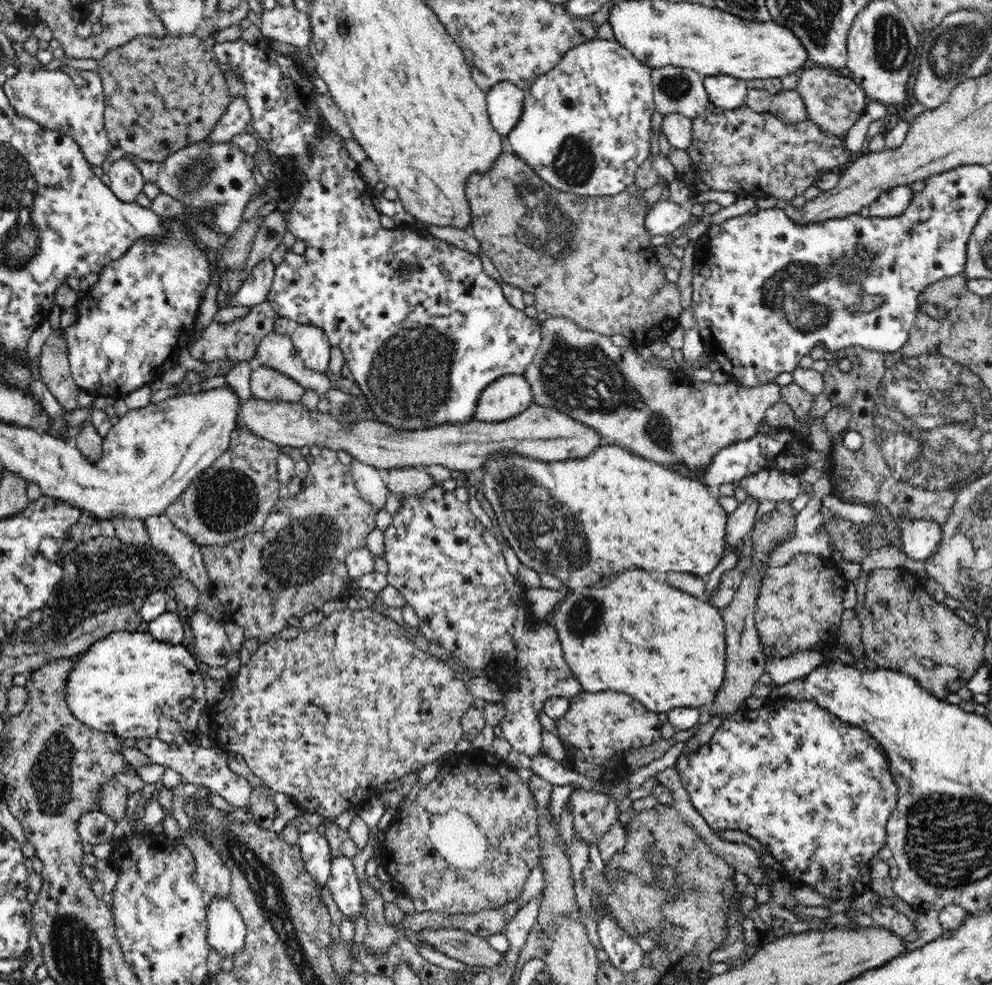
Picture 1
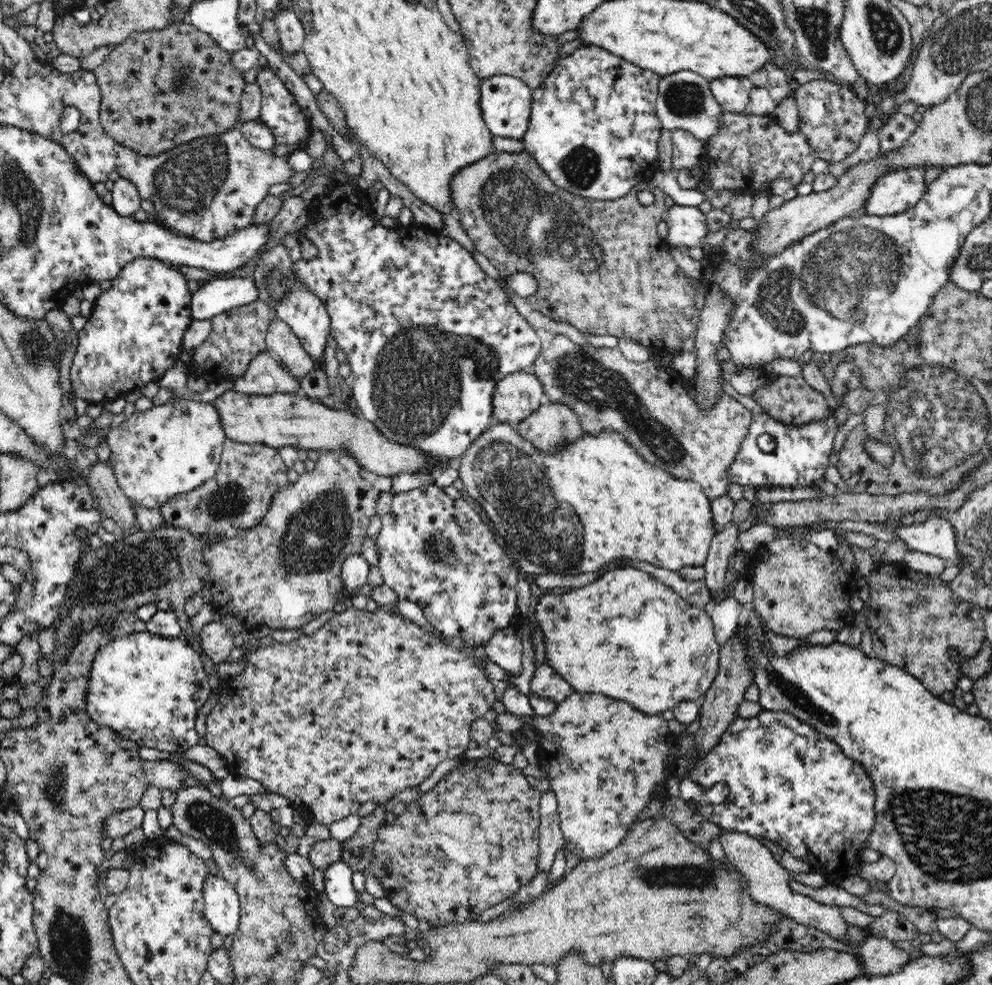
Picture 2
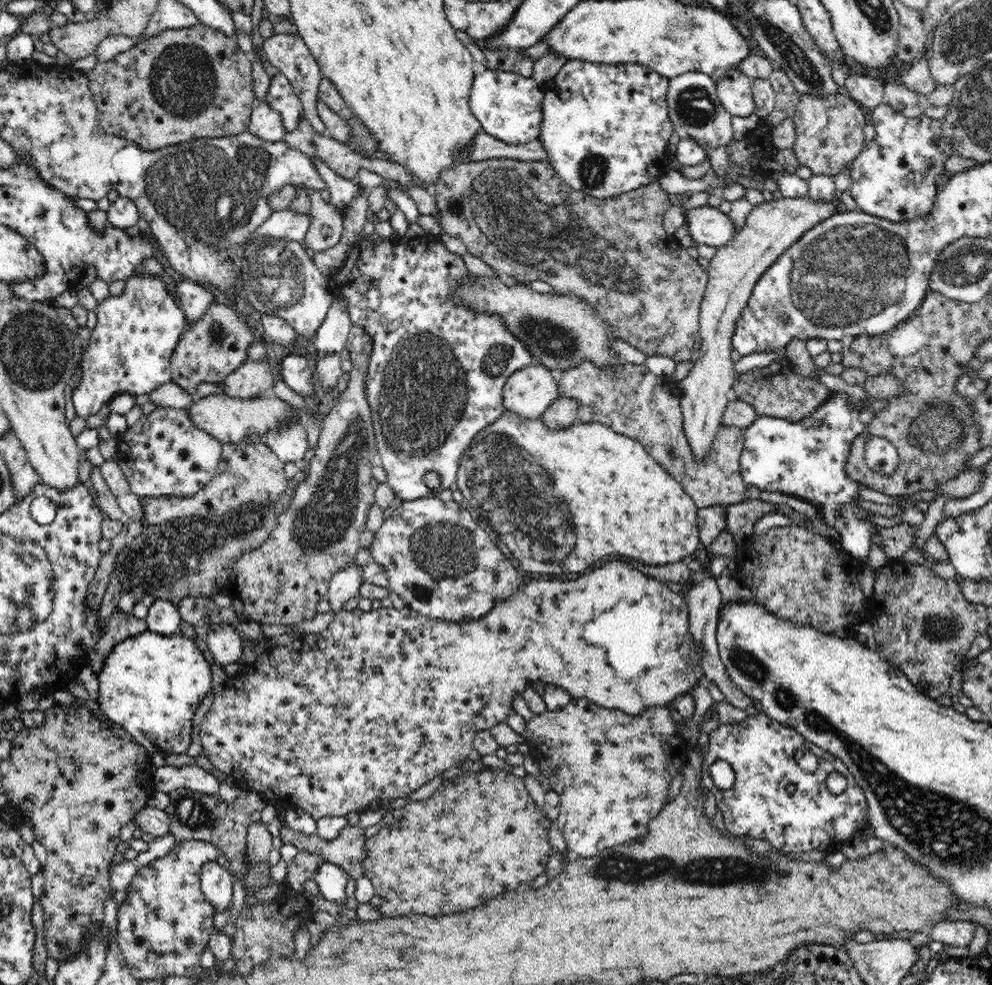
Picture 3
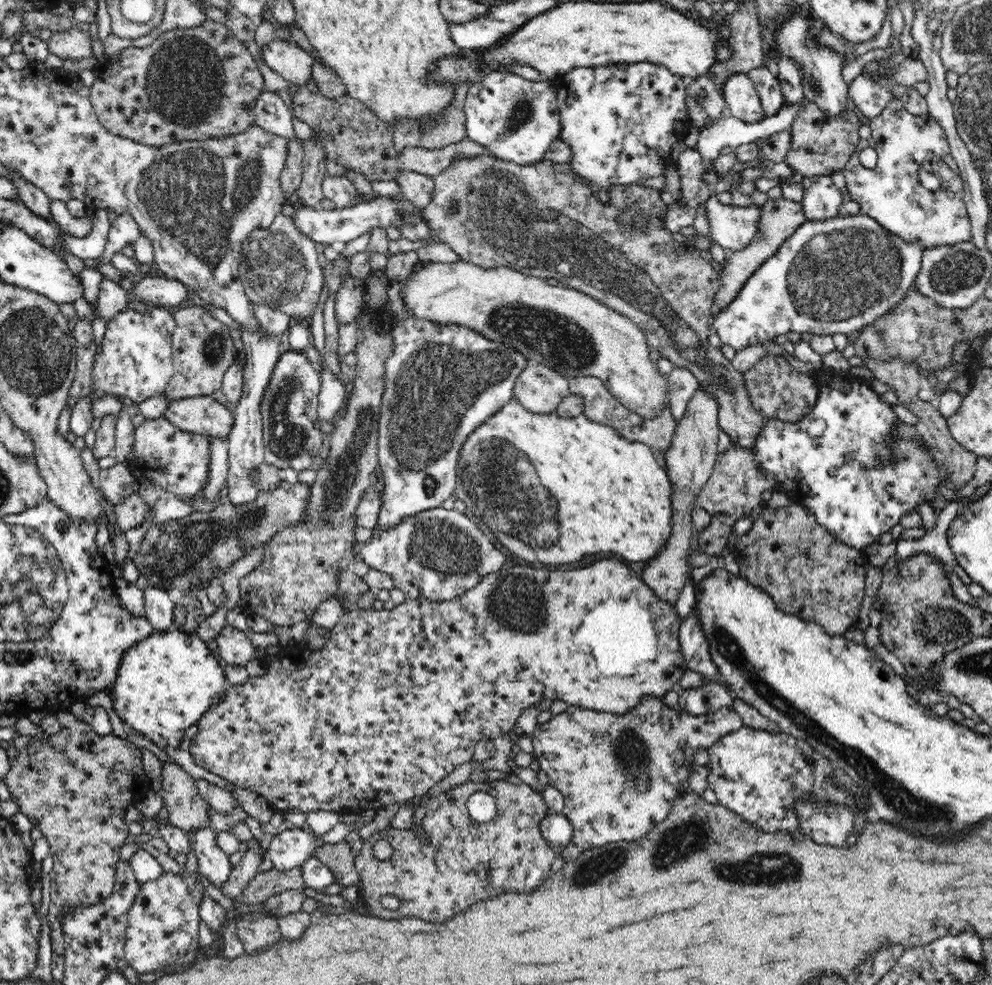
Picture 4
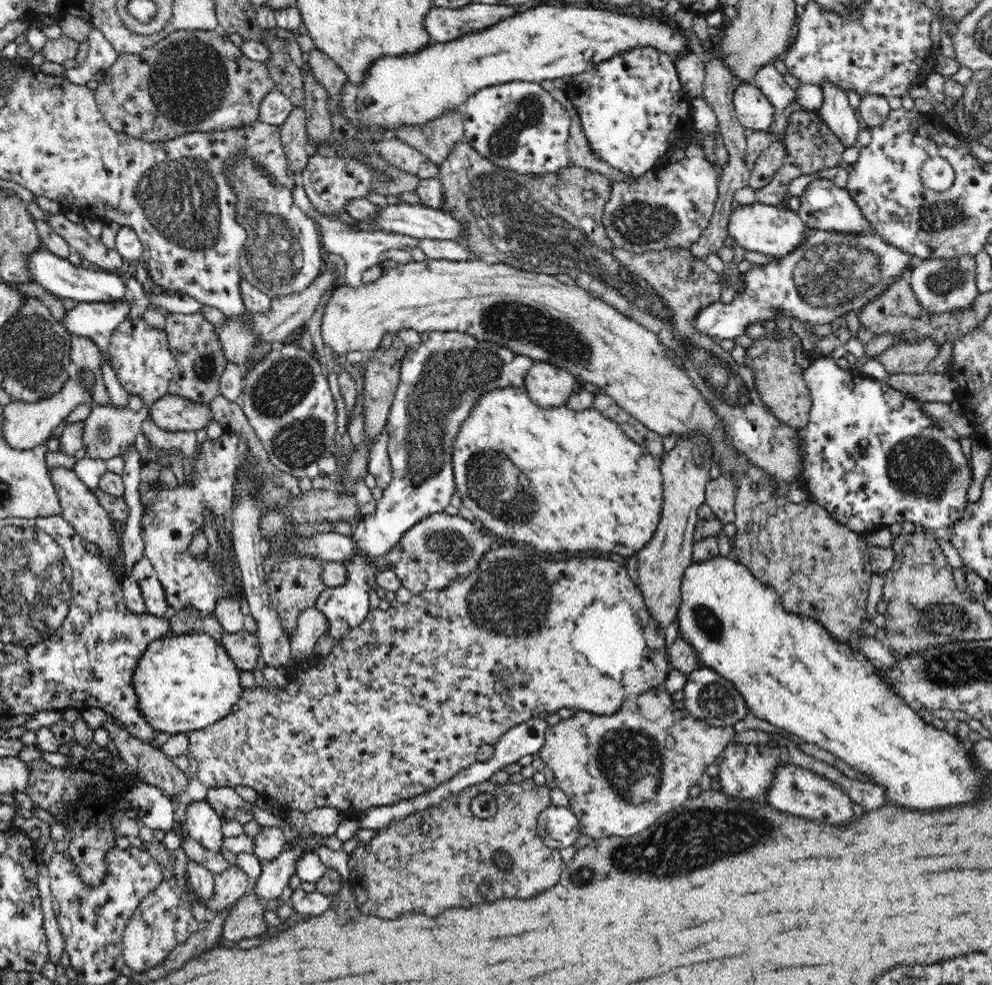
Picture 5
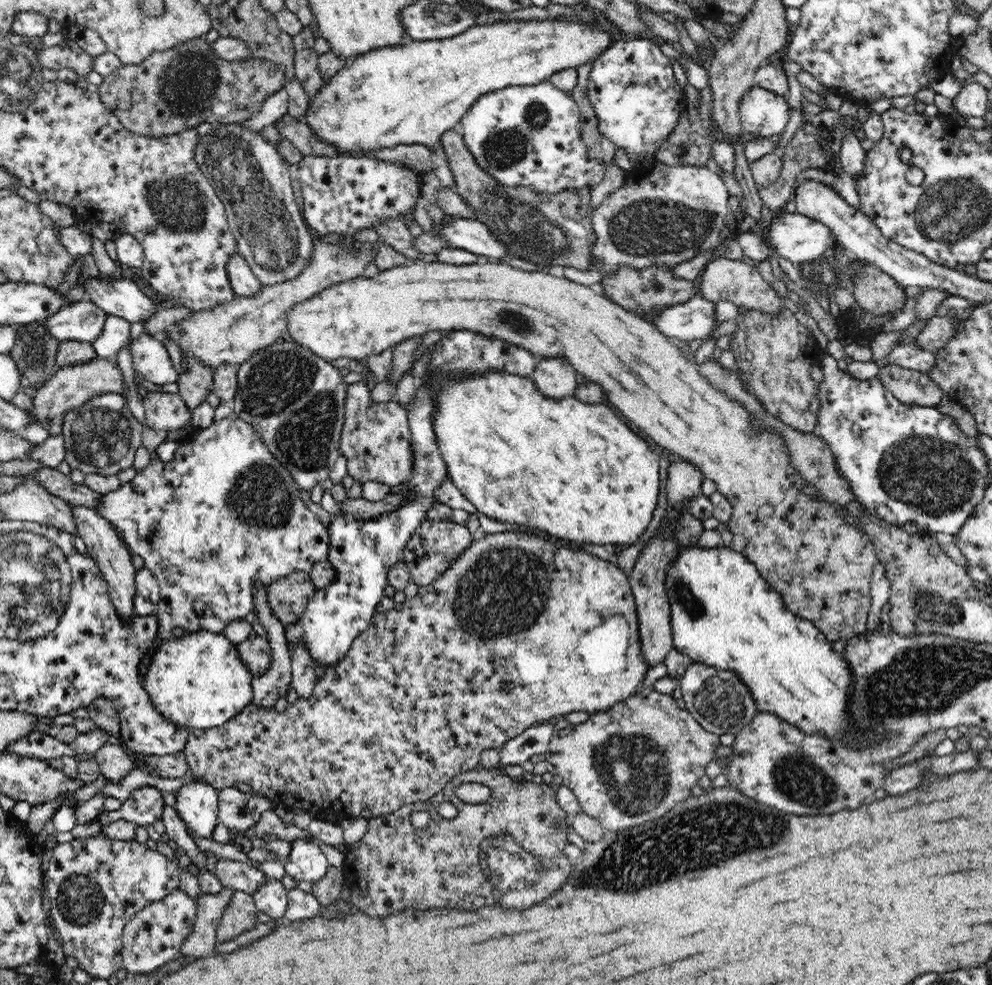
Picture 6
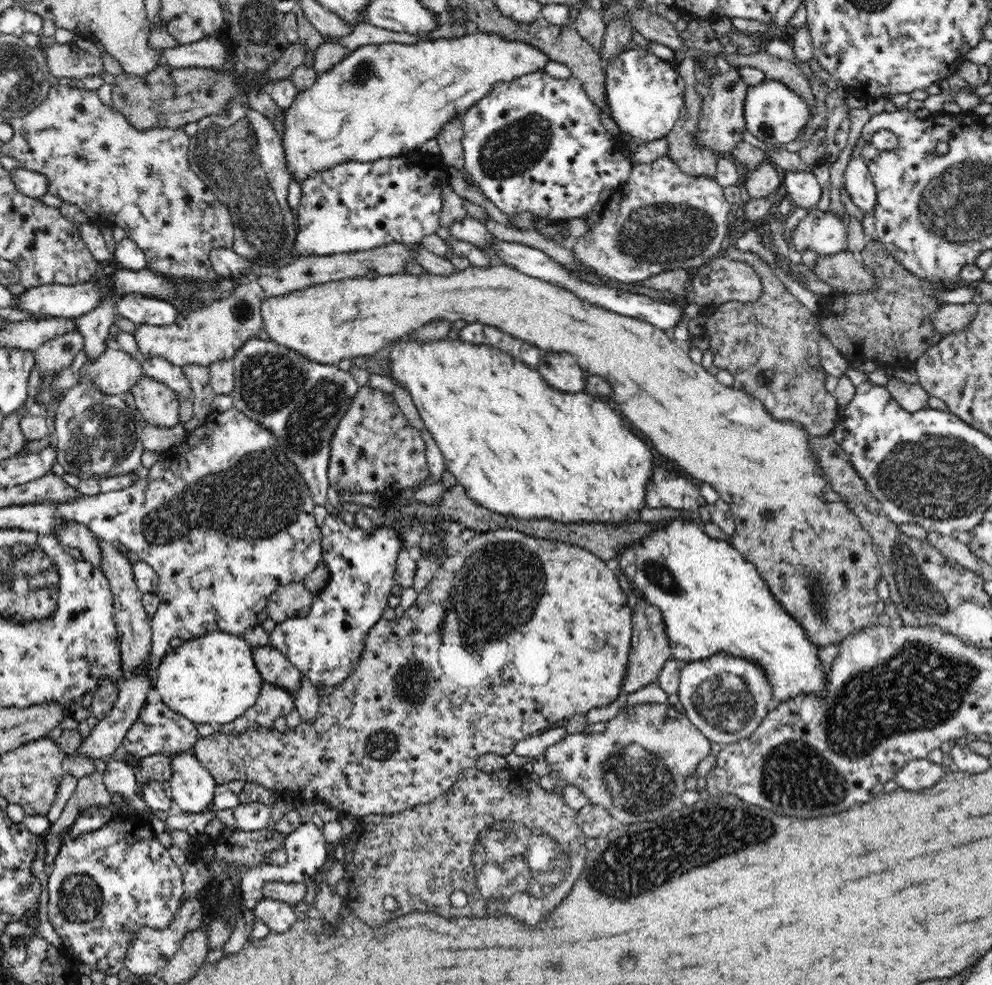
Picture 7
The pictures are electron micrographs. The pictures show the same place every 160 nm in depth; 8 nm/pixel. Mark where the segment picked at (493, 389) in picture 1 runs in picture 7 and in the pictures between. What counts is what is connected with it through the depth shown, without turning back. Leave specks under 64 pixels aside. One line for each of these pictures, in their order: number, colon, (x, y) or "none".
2: (517, 395)
3: (528, 392)
4: (540, 389)
5: (547, 385)
6: (556, 378)
7: (560, 370)

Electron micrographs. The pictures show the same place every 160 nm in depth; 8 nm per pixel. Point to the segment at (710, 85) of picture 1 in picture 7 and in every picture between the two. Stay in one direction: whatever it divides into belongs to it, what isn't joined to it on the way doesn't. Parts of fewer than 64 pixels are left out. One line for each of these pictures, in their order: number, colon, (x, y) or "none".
2: (732, 93)
3: (734, 90)
4: (740, 95)
5: (755, 112)
6: (764, 114)
7: (773, 113)

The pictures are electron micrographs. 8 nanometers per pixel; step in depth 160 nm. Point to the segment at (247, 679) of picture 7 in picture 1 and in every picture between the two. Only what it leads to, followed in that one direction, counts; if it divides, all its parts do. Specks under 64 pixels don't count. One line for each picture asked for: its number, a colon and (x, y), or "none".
1: (130, 684)
2: (148, 688)
3: (151, 684)
4: (165, 683)
5: (186, 682)
6: (197, 680)

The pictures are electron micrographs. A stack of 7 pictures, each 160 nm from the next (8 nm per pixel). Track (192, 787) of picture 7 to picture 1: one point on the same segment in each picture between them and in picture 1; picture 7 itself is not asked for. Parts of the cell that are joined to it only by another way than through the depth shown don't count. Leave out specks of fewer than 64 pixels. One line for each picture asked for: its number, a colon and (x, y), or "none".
1: (226, 931)
2: (222, 909)
3: (216, 883)
4: (214, 864)
5: (201, 822)
6: (197, 803)

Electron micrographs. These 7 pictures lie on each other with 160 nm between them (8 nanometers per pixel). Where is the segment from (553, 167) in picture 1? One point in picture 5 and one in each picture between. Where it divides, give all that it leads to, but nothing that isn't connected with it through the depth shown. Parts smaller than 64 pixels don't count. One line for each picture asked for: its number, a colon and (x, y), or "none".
2: (594, 129)
3: (605, 126)
4: (620, 121)
5: (633, 109)

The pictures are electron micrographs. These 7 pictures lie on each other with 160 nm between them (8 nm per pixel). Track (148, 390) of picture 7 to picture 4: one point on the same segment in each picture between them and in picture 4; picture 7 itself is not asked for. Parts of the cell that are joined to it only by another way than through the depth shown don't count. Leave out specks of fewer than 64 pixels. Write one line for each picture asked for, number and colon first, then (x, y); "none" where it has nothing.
4: (204, 415)
5: (171, 412)
6: (163, 411)

